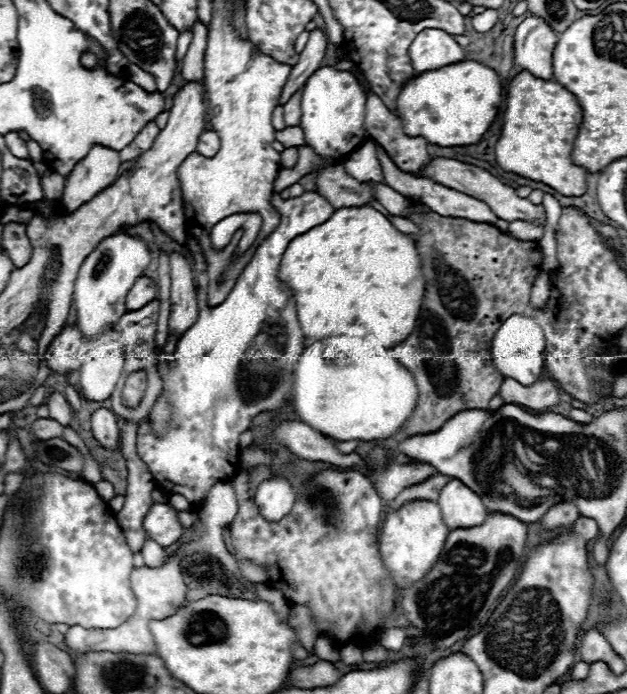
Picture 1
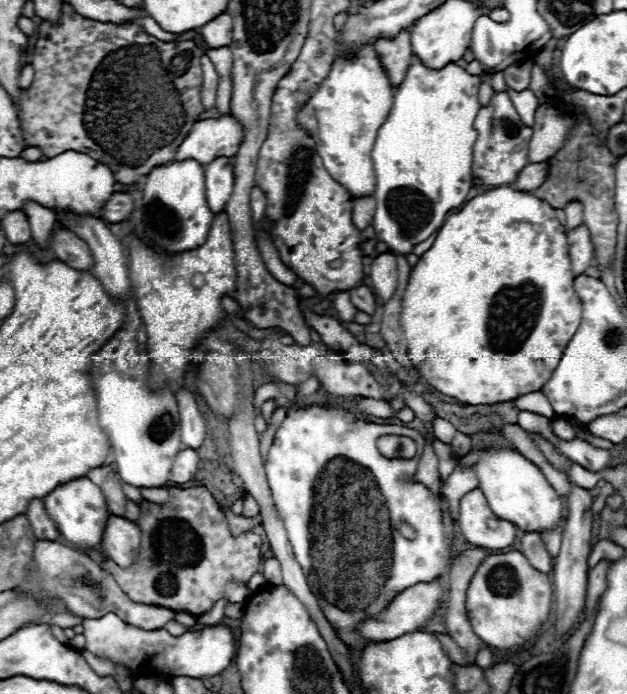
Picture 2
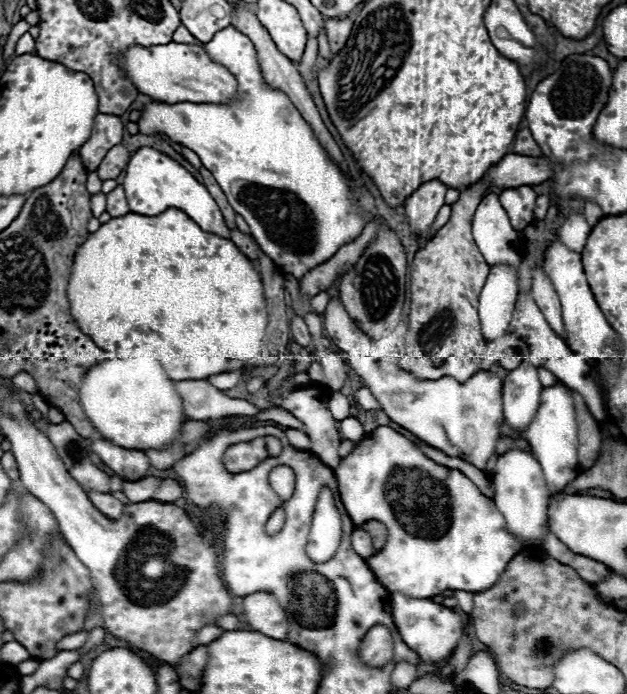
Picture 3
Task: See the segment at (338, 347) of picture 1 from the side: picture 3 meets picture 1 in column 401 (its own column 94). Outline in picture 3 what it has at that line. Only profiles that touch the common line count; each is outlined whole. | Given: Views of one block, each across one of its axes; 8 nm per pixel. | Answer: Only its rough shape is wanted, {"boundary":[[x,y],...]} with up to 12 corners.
{"boundary":[[152,356],[106,358],[80,404],[120,448],[164,448],[186,422]]}

